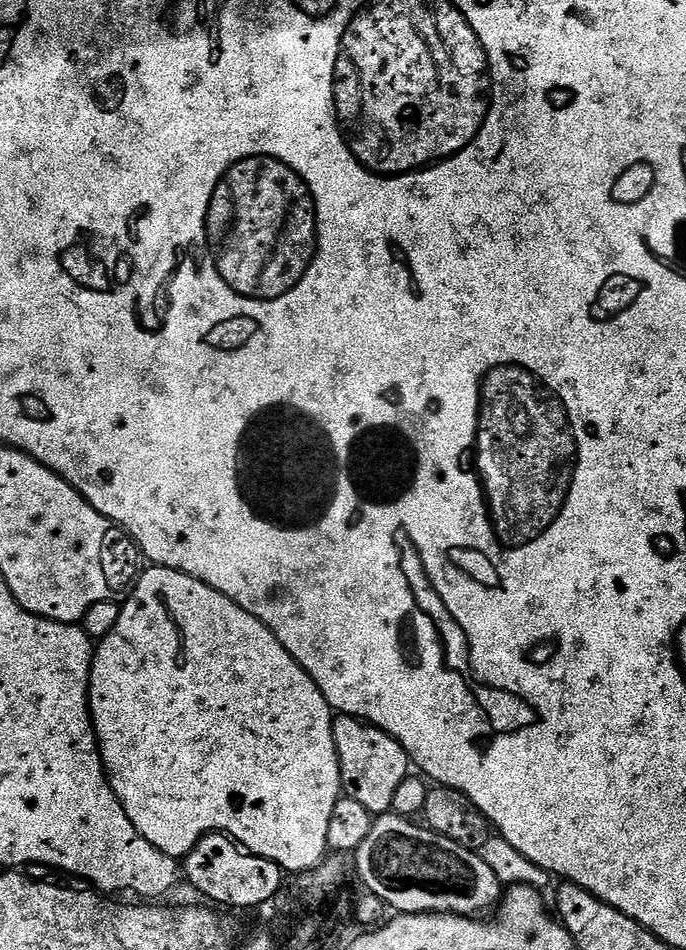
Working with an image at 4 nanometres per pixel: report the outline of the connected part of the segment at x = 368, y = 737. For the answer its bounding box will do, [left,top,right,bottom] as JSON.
[332,715,410,814]

